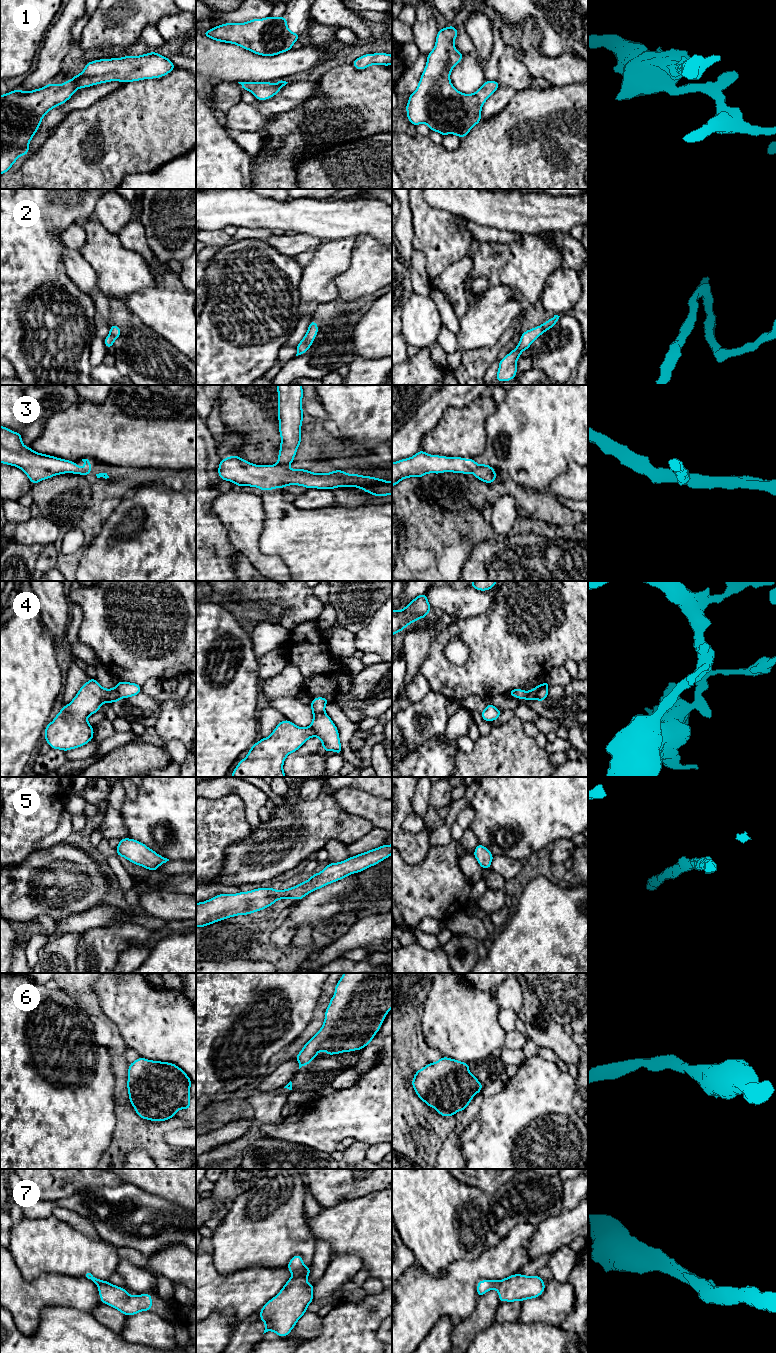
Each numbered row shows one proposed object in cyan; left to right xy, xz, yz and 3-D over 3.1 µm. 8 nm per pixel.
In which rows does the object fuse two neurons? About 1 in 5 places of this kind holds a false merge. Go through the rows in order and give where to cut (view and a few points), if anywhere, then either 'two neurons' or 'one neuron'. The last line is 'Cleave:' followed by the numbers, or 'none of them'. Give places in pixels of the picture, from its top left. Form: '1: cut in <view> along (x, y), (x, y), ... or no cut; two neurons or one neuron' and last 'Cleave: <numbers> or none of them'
1: no cut; one neuron
2: no cut; one neuron
3: no cut; one neuron
4: cut in yz along (547, 686), (540, 688), (537, 699); two neurons
5: no cut; one neuron
6: no cut; one neuron
7: no cut; one neuron
Cleave: 4

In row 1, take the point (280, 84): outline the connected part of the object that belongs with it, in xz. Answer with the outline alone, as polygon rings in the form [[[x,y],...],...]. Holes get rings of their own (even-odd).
[[[278,81],[276,84],[271,82],[238,82],[242,85],[242,88],[246,91],[250,91],[254,94],[256,100],[268,100],[276,95],[282,87],[288,82]]]

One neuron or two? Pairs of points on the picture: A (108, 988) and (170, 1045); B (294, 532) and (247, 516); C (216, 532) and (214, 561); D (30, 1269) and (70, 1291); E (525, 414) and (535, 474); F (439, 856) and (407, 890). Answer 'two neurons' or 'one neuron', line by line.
A: one neuron
B: two neurons
C: one neuron
D: two neurons
E: one neuron
F: one neuron

